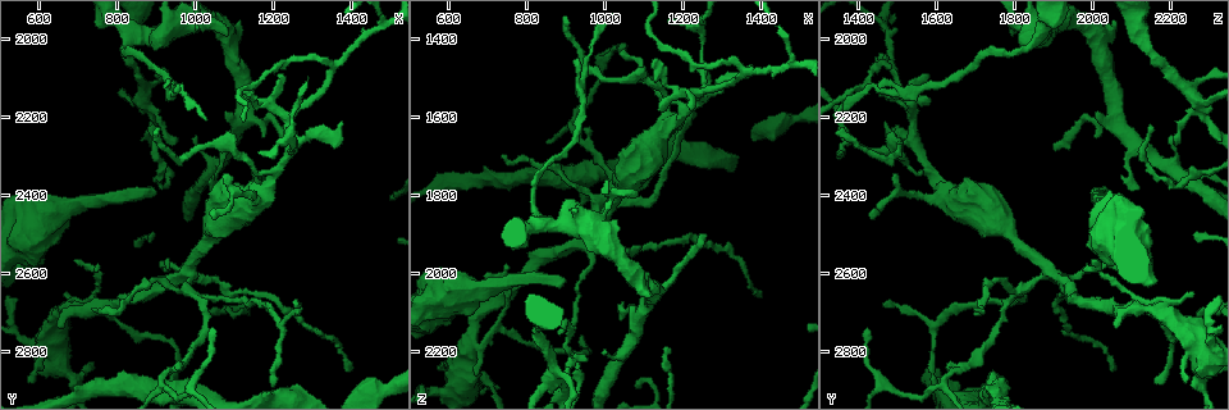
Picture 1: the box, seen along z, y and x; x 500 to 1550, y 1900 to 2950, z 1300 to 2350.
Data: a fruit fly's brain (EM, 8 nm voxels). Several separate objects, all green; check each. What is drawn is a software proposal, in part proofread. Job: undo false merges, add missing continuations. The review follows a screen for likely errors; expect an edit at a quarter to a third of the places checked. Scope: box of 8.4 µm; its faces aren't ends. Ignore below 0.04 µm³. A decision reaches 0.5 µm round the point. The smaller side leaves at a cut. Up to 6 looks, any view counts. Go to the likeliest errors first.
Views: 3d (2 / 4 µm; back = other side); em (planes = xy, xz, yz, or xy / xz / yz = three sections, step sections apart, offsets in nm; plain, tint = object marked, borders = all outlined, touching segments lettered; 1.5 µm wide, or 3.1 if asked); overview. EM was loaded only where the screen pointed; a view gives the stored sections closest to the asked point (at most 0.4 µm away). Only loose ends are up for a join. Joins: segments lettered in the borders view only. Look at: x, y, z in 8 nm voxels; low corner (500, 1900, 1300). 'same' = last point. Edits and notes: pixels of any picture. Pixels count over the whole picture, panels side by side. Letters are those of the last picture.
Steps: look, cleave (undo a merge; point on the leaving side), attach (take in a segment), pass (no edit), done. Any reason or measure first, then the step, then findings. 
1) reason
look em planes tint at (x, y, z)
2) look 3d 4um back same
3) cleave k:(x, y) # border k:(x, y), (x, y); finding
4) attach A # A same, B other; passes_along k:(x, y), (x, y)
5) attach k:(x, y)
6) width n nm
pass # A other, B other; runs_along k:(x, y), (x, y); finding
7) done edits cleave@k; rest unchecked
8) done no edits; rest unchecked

an open end
look 3d 2um back at (900, 2395, 2015)

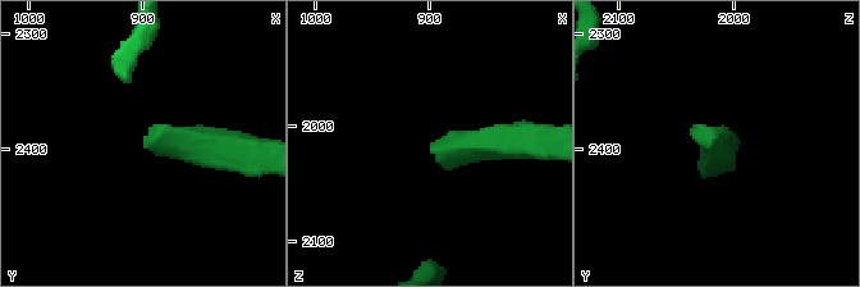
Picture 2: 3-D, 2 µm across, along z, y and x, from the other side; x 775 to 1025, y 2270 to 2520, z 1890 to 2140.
look em yz step 8 borders at (900, 2392, 2024)

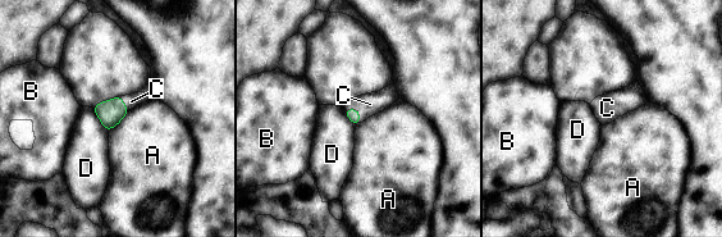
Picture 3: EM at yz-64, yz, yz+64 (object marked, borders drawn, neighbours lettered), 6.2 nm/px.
look em planes borders same

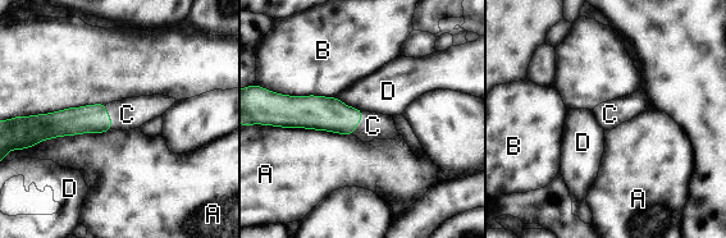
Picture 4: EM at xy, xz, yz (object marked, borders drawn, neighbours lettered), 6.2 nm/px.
attach 4:(127, 114) # A other, B other, C same, D other; passes_along 4:(90, 118), (109, 117), (127, 114); the neuron continues

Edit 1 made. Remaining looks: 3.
see it whole again
look overview

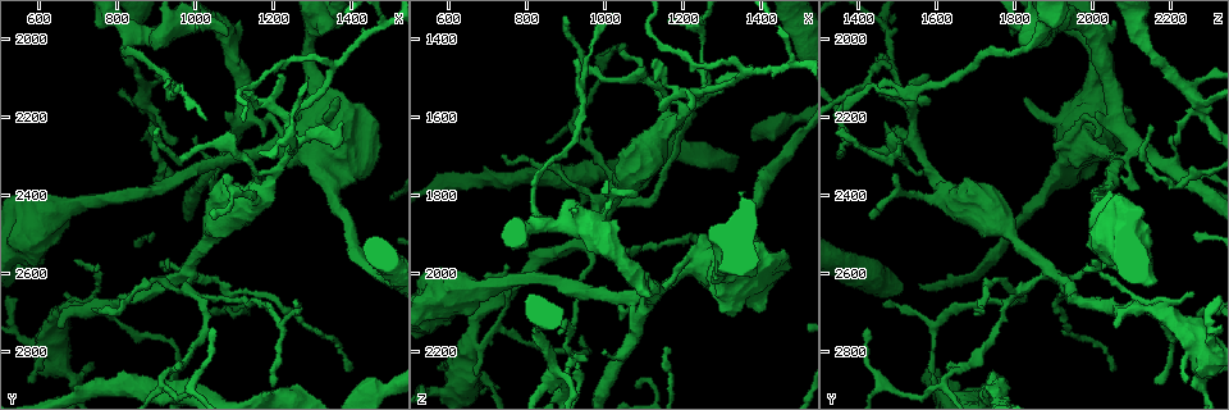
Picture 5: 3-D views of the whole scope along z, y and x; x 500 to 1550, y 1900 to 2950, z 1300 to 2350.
tapers out
look em planes borders at (1125, 2130, 1460)

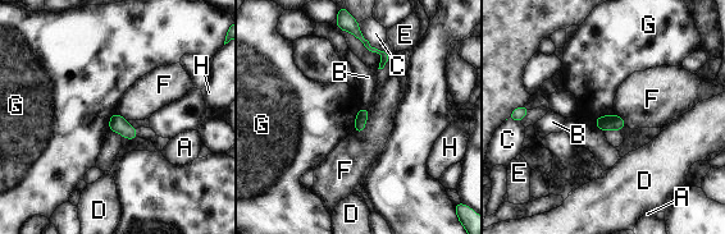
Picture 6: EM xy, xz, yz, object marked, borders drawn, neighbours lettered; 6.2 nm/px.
pass # A other, B other, C other, D other, E other, F other, G other, H other; border 6:(358, 108), (352, 129); no lettered segment goes on from it

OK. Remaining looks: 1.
done edits attach@4; rest unchecked

